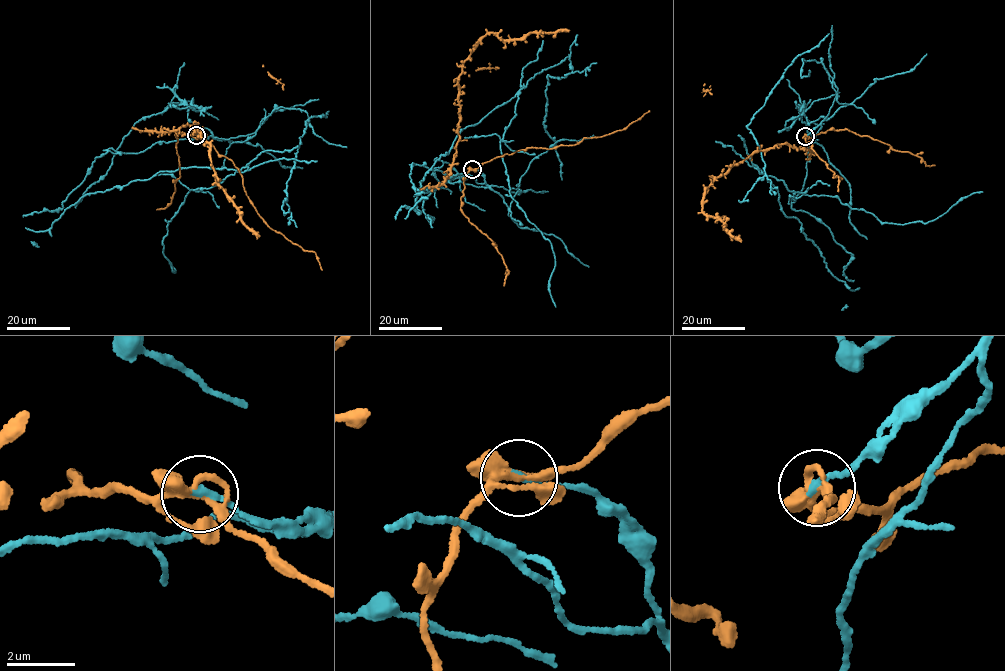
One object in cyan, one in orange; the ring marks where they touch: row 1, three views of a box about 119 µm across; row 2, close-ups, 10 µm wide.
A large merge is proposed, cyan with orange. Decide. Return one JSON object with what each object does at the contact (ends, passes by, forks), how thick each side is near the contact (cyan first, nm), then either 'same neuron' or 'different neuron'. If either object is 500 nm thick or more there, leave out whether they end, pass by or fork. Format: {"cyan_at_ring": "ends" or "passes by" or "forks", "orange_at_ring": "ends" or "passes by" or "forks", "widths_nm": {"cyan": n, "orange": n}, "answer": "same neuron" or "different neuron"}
{"cyan_at_ring": "ends", "orange_at_ring": "forks", "widths_nm": {"cyan": 240, "orange": 240}, "answer": "different neuron"}

